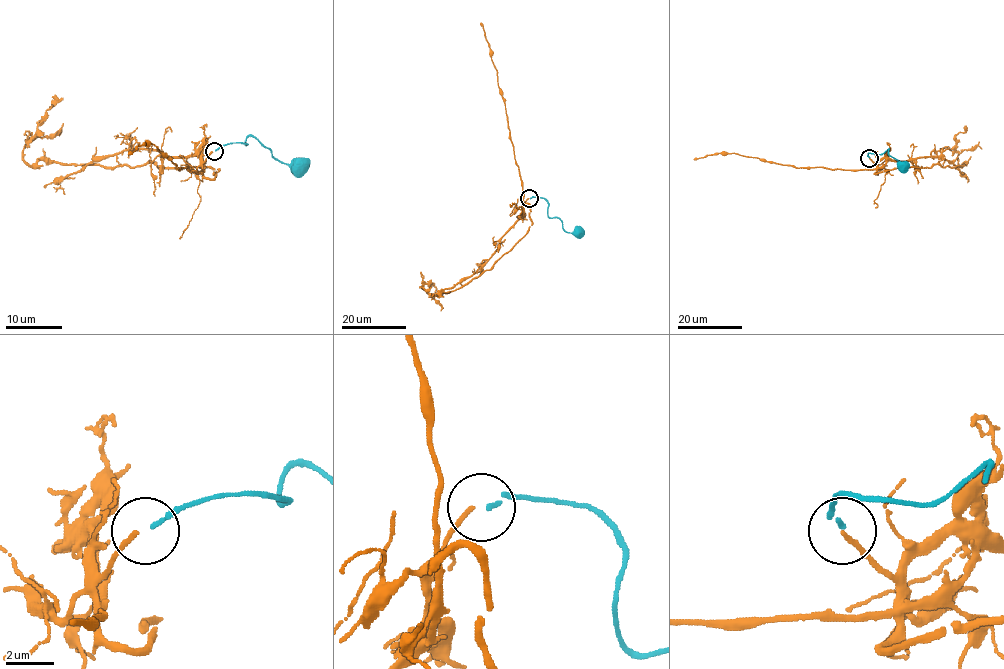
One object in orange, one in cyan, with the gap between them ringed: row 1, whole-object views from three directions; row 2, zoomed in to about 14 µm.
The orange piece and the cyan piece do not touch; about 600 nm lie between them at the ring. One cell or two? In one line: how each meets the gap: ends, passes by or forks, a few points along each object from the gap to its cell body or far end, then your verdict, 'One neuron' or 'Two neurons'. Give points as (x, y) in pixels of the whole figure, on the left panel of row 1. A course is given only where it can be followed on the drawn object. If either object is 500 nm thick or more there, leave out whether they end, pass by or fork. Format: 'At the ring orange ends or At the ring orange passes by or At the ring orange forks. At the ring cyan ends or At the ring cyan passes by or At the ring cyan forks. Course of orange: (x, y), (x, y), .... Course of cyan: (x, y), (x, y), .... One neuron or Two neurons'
At the ring orange ends. At the ring cyan ends. Course of orange: (212, 151), (202, 165), (211, 179), (218, 169), (151, 162), (29, 165), (23, 146), (63, 97). Course of cyan: (215, 151), (227, 144), (246, 145), (246, 139), (256, 137), (280, 162), (299, 166). One neuron

